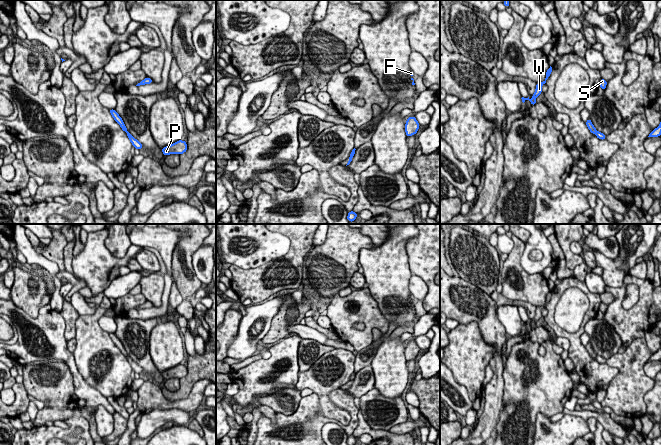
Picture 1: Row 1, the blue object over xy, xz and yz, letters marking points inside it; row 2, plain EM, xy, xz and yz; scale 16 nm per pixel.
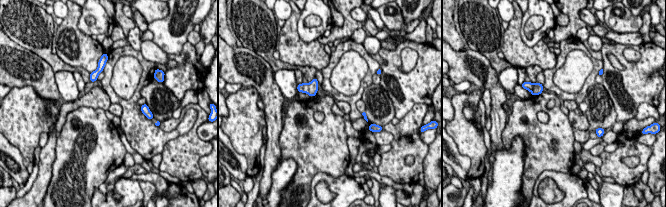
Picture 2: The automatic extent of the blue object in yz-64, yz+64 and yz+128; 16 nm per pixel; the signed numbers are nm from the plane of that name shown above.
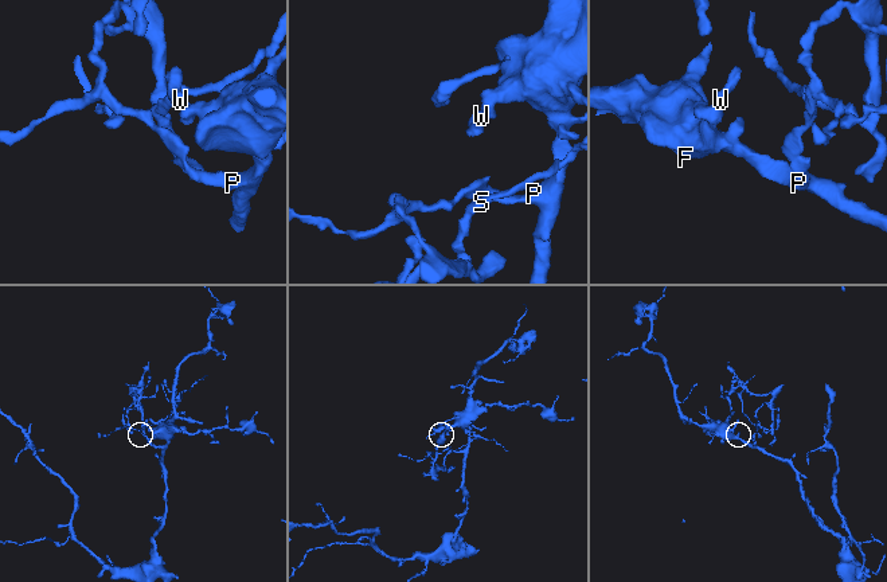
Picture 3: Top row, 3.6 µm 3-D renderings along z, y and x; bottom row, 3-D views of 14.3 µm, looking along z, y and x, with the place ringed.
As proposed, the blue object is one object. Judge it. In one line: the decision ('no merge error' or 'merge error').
merge error

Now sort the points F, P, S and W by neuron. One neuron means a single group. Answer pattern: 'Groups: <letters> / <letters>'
Groups: F P W / S

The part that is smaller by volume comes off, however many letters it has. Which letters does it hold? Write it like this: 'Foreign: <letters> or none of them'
Foreign: S

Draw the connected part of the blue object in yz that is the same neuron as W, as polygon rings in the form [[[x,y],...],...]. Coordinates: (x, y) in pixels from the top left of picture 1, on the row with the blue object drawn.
[[[550,66],[550,68],[546,71],[546,78],[543,82],[537,83],[536,84],[536,89],[535,89],[535,93],[532,95],[532,99],[530,100],[529,97],[528,98],[524,98],[522,97],[522,102],[524,103],[526,100],[529,100],[531,102],[531,105],[534,106],[537,102],[535,101],[535,99],[542,93],[542,85],[546,83],[546,80],[550,77],[552,72],[552,67]]]

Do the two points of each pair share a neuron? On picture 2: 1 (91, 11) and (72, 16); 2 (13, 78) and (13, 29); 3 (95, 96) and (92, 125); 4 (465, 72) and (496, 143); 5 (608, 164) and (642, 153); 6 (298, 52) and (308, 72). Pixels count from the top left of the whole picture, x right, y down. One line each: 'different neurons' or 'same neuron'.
1: different neurons
2: different neurons
3: different neurons
4: same neuron
5: same neuron
6: different neurons

